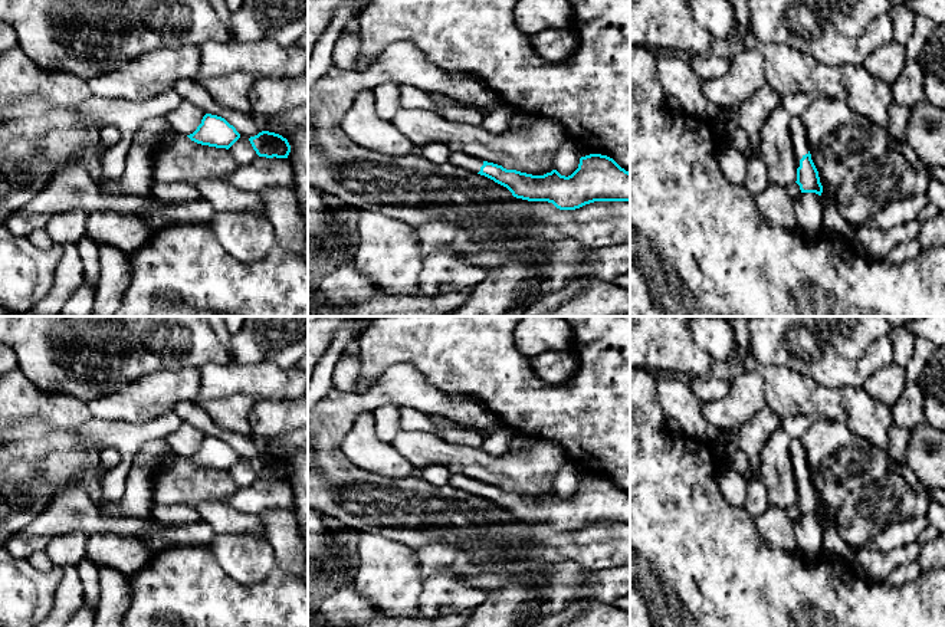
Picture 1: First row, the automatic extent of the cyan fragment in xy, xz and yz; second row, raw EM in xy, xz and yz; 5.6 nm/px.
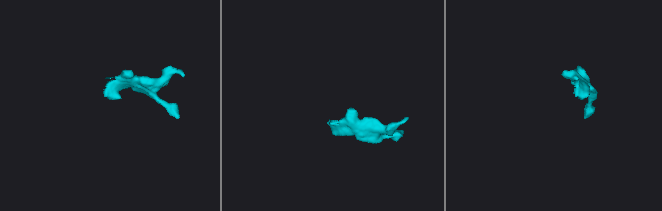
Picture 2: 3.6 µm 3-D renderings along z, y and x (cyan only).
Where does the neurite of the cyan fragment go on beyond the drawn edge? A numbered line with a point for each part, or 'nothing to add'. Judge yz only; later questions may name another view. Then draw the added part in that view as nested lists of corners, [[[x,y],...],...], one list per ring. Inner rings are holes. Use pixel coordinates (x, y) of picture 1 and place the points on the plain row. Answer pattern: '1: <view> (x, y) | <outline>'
1: yz (799, 459) | [[[791,439],[790,441],[790,453],[791,453],[791,463],[794,470],[794,477],[797,482],[797,488],[800,489],[800,482],[808,476],[808,463],[805,450],[800,441],[800,439]]]

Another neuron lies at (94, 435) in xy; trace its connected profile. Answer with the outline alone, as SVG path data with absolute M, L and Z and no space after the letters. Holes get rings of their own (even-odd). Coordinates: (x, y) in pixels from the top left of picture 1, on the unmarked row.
M171 410L144 424L102 421L91 417L78 426L45 431L68 433L75 437L85 450L102 452L108 446L115 446L121 450L122 464L128 466L142 444L150 440L165 439L174 433L181 423L177 413Z

